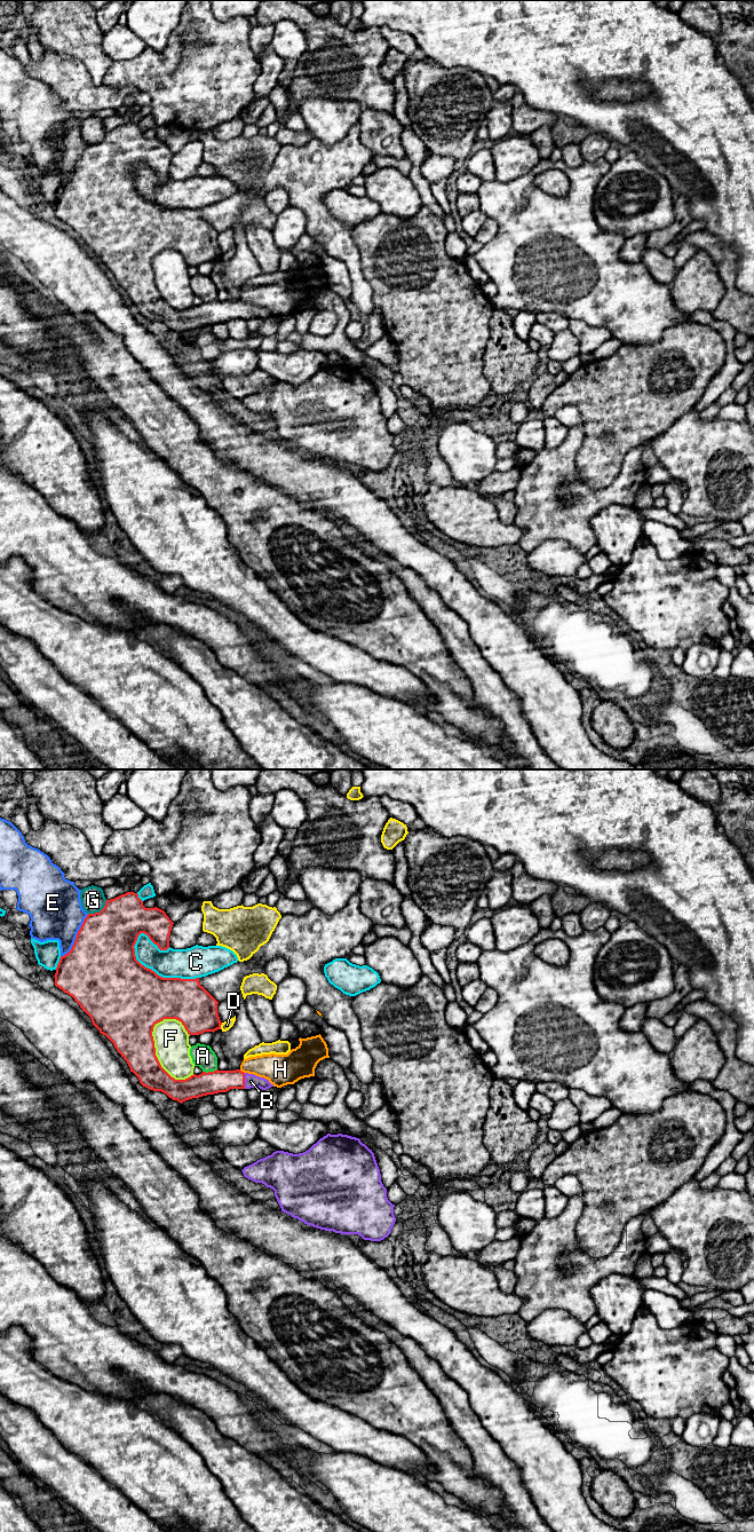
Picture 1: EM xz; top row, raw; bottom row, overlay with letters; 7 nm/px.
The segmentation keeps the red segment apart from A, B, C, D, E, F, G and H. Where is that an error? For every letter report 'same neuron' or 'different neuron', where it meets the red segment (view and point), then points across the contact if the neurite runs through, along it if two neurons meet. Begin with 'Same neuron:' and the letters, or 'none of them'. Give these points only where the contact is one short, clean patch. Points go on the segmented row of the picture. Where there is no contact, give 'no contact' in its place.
Same neuron: B
A: different neuron | xz (209, 1072)
B: same neuron | xz (244, 1081) | across xz (219, 1081), (244, 1081), (251, 1081)
C: different neuron | xz (155, 972)
D: different neuron | xz (220, 1026)
E: different neuron | xz (76, 937)
F: different neuron | xz (158, 1060)
G: different neuron | xz (100, 911)
H: different neuron | xz (240, 1071)

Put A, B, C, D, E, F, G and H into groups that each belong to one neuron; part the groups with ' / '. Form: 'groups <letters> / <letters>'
groups A / B / C / D / E / F / G / H

